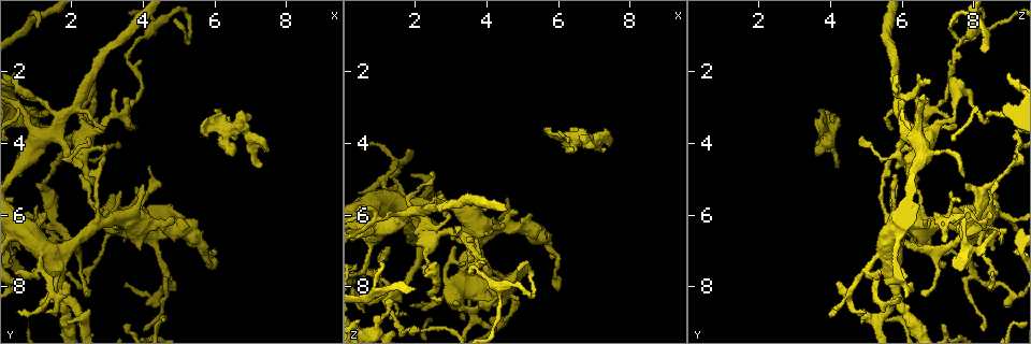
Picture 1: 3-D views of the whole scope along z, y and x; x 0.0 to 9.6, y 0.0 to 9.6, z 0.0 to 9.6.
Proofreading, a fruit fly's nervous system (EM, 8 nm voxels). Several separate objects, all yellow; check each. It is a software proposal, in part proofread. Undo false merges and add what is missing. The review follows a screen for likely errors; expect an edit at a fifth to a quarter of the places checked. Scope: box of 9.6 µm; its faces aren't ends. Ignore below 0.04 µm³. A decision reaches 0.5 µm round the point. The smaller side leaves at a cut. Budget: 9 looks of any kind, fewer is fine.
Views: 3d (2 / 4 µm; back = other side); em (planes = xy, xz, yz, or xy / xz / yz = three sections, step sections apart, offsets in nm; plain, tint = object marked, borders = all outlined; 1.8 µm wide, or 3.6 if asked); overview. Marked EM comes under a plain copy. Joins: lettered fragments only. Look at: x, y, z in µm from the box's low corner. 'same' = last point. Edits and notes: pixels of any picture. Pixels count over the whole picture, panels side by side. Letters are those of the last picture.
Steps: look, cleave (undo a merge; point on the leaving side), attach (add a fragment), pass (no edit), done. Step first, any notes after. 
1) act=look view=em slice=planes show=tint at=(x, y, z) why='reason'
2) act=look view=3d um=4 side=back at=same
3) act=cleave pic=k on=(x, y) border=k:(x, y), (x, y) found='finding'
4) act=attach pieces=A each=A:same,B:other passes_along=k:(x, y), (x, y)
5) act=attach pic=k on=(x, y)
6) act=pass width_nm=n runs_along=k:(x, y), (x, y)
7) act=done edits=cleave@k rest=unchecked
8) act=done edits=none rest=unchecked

act=look view=em slice=planes show=borders at=(2.10, 4.50, 6.00) why='sharp bend'

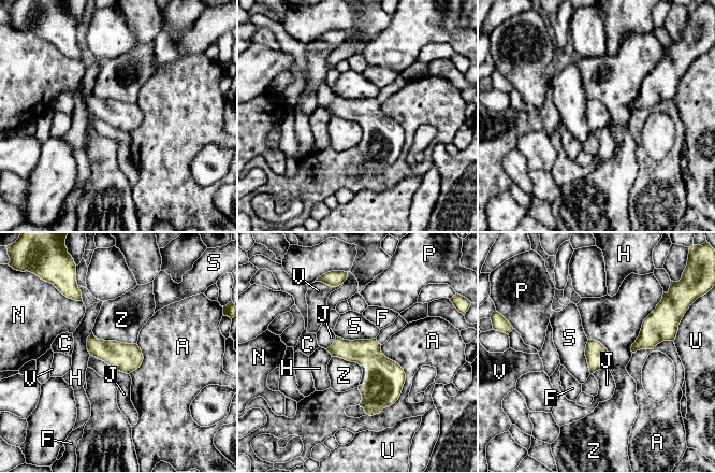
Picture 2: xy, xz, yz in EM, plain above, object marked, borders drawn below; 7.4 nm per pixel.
act=pass each=A:other,C:other,F:other,H:other,J:other,N:other,P:other,S:other,U:other,V:other,Z:other border=2:(92, 331), (99, 339), (136, 344) found='one neuron here'

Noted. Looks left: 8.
act=look view=em um=3.6 slice=planes show=tint at=(0.60, 6.30, 7.60) why='thick turns thin'

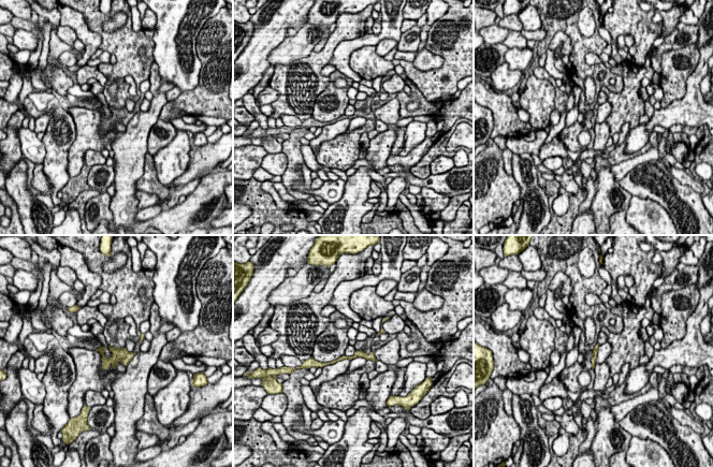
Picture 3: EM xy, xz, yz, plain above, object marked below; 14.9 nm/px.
act=look view=em um=3.6 slice=planes show=borders at=same why='what lies round it'

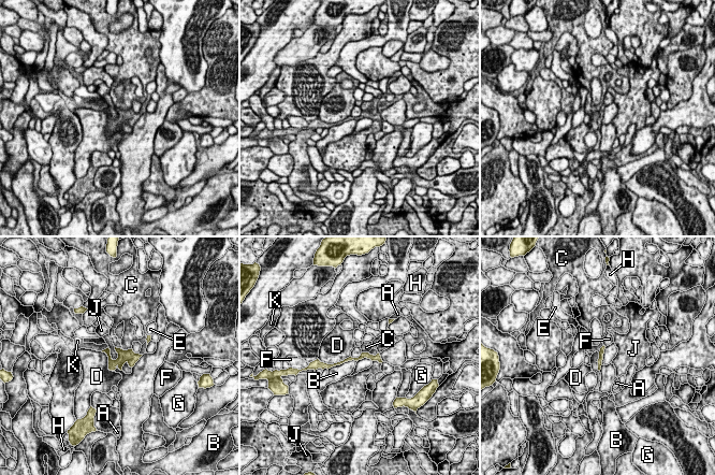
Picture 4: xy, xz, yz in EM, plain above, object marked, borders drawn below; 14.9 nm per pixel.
act=pass each=A:other,B:other,C:other,D:other,E:other,F:other,G:other,H:other,J:other,K:other border=4:(131, 347), (122, 349) found='continuous, no second neuron'

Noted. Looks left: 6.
act=look view=3d um=2 at=(6.00, 7.45, 8.20) why='free end'

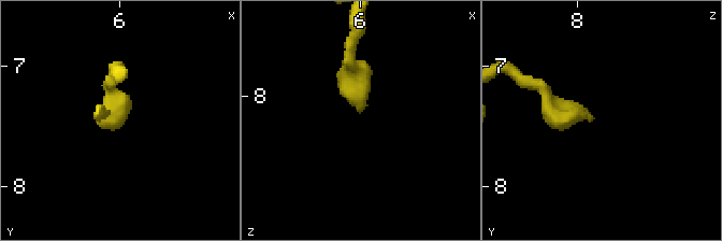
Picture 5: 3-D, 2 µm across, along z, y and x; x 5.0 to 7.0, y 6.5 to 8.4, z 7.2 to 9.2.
act=look view=em slice=planes show=tint at=(5.96, 7.42, 8.14)

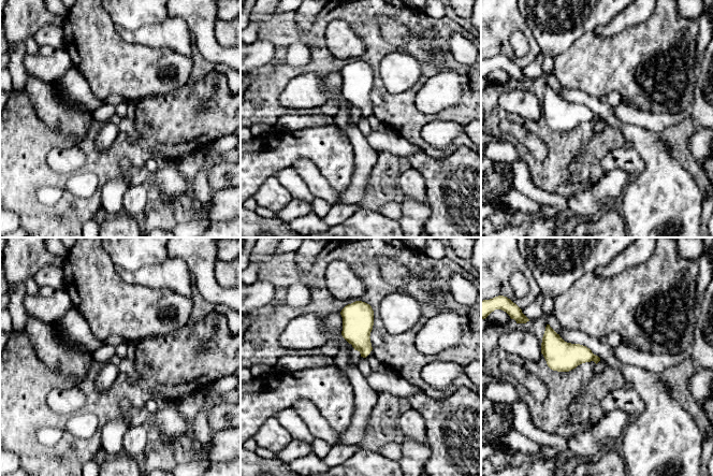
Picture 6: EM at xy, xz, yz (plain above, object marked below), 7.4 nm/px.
act=look view=em slice=planes show=borders at=same why='see the neighbours'

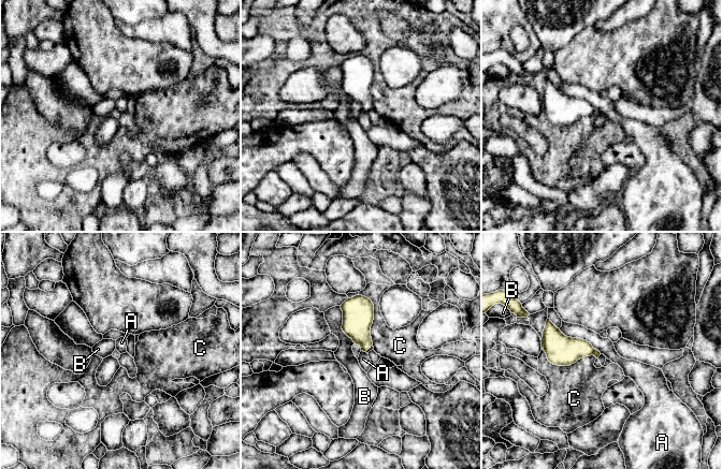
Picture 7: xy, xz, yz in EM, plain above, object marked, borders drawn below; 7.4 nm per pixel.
act=pass each=A:other,B:other,C:other border=7:(559, 328), (601, 353) found='none of them fits'

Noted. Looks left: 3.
act=look view=3d um=4 at=(7.40, 4.30, 4.10) why='an open end'

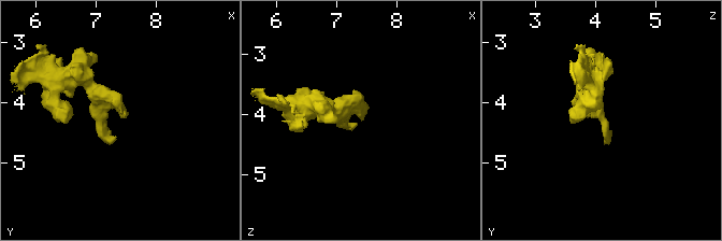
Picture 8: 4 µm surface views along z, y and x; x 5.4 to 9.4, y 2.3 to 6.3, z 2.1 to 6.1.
act=look view=em slice=xy step=8 show=borders at=(7.45, 4.25, 4.10)

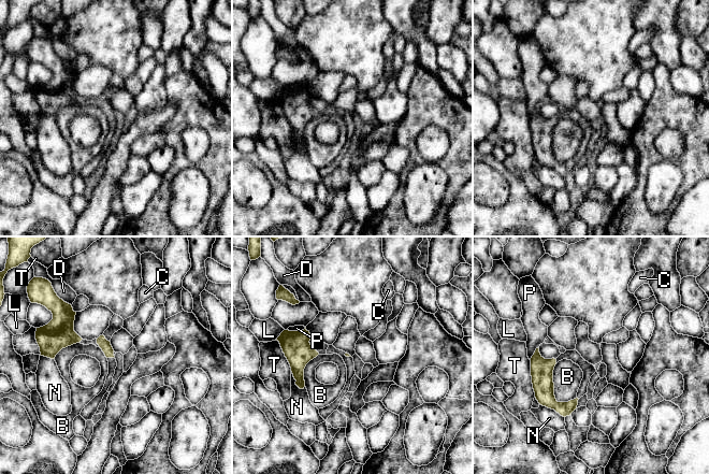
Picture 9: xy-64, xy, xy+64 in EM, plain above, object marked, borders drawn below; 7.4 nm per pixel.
act=pass each=B:other,C:other,D:other,L:other,N:other,P:other,T:other border=9:(555, 363), (553, 394), (567, 402) found='none of them fits'

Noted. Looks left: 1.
act=done edits=none rest=unchecked

